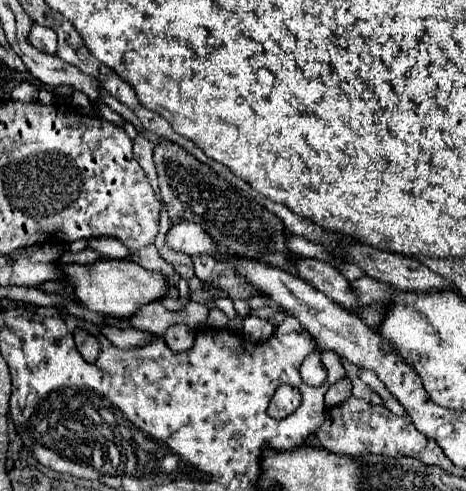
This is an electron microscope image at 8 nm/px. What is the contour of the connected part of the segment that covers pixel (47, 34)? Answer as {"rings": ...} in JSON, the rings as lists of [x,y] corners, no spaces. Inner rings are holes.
{"rings":[[[33,24],[33,30],[31,30],[29,38],[31,38],[31,44],[37,50],[41,50],[45,54],[55,54],[57,52],[57,34],[51,28]]]}

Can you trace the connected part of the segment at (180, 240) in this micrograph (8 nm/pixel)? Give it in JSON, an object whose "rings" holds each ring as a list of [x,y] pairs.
{"rings":[[[181,220],[179,224],[173,224],[167,232],[167,238],[165,238],[171,248],[175,250],[181,250],[185,254],[201,254],[201,252],[209,252],[209,254],[215,254],[219,252],[217,244],[207,236],[207,232],[199,226],[199,224],[191,224],[187,220]]]}

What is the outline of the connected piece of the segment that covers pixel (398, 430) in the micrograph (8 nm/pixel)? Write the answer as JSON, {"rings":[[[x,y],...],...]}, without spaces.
{"rings":[[[351,396],[343,404],[325,410],[325,422],[315,432],[319,444],[335,454],[361,456],[361,454],[381,454],[381,456],[415,456],[427,444],[425,434],[421,434],[413,422],[405,416],[395,416],[385,406],[369,404],[367,400]]]}

